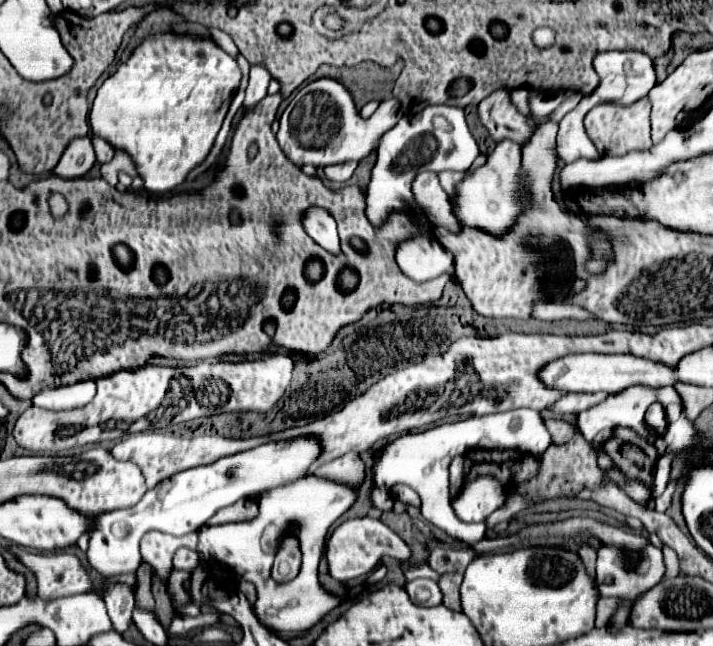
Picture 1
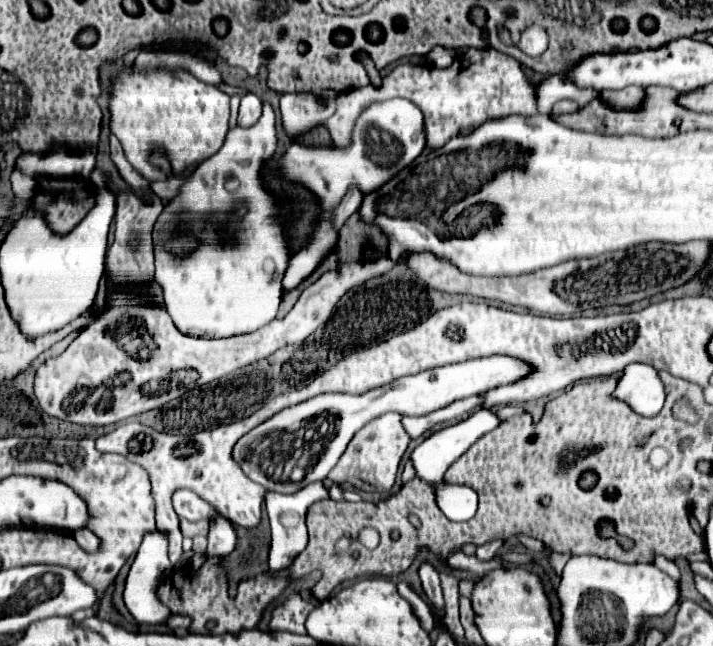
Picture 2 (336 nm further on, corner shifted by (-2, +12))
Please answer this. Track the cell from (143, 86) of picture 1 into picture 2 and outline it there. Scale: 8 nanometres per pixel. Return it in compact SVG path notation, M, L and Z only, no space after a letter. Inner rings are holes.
M134 65L120 67L112 77L112 95L108 101L110 109L110 131L120 139L126 159L130 165L148 181L166 181L168 175L148 163L148 155L152 147L164 147L172 165L174 175L182 175L190 165L202 163L204 159L212 157L226 139L228 133L228 119L230 119L230 95L218 89L216 85L208 85L200 79L196 79L192 73L178 69L166 69L166 67L154 67L150 73L138 73Z

